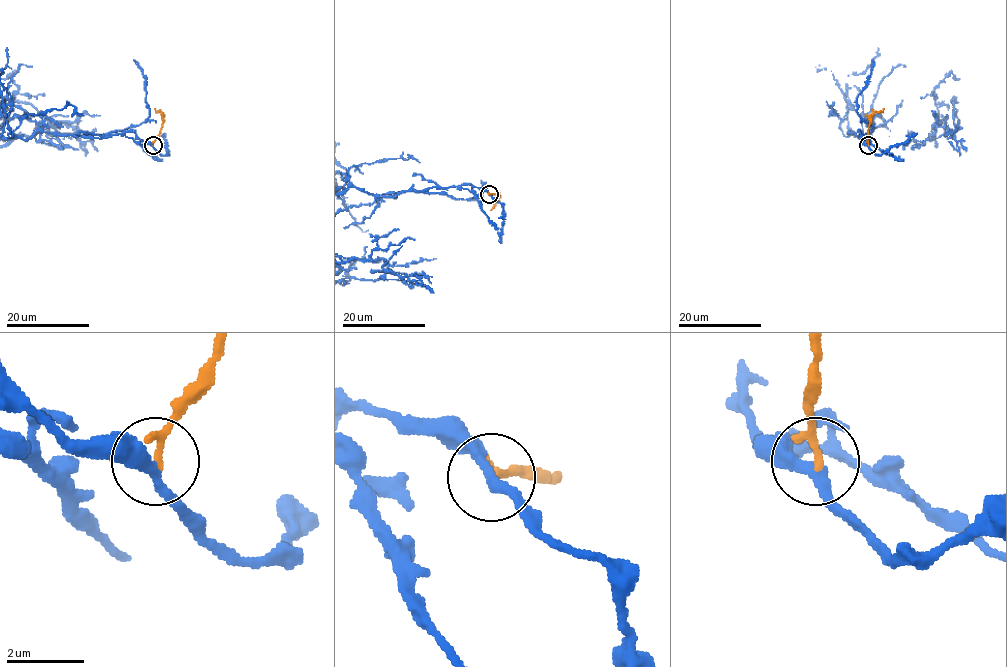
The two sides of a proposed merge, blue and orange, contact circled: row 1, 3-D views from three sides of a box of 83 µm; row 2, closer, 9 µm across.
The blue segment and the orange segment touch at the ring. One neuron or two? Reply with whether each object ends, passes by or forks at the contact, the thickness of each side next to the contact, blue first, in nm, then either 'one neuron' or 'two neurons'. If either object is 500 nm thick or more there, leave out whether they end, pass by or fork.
blue passes by; orange ends; calibres 280 and 220 nm; one neuron

